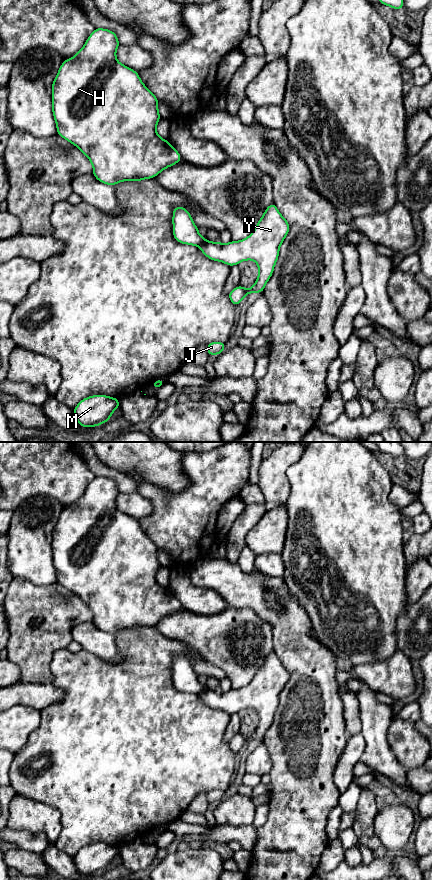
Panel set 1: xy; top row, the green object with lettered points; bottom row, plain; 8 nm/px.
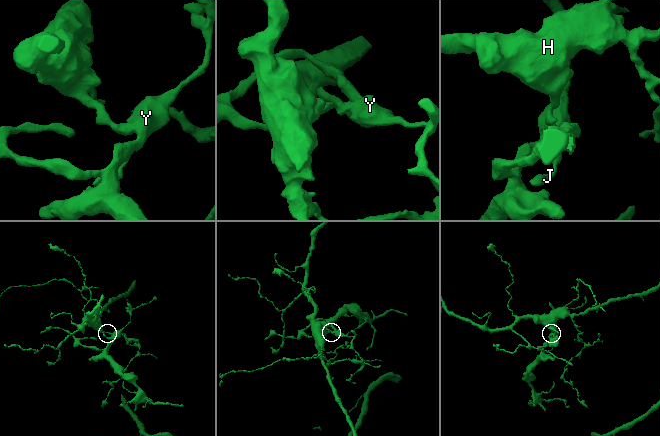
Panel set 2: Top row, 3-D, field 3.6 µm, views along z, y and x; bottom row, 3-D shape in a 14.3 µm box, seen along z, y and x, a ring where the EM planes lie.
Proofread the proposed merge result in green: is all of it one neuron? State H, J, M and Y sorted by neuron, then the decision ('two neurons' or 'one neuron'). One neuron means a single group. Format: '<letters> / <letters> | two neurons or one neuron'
H / J M Y | two neurons

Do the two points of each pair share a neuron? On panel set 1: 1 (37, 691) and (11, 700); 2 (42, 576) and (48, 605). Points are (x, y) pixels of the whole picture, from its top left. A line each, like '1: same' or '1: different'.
1: same
2: different

